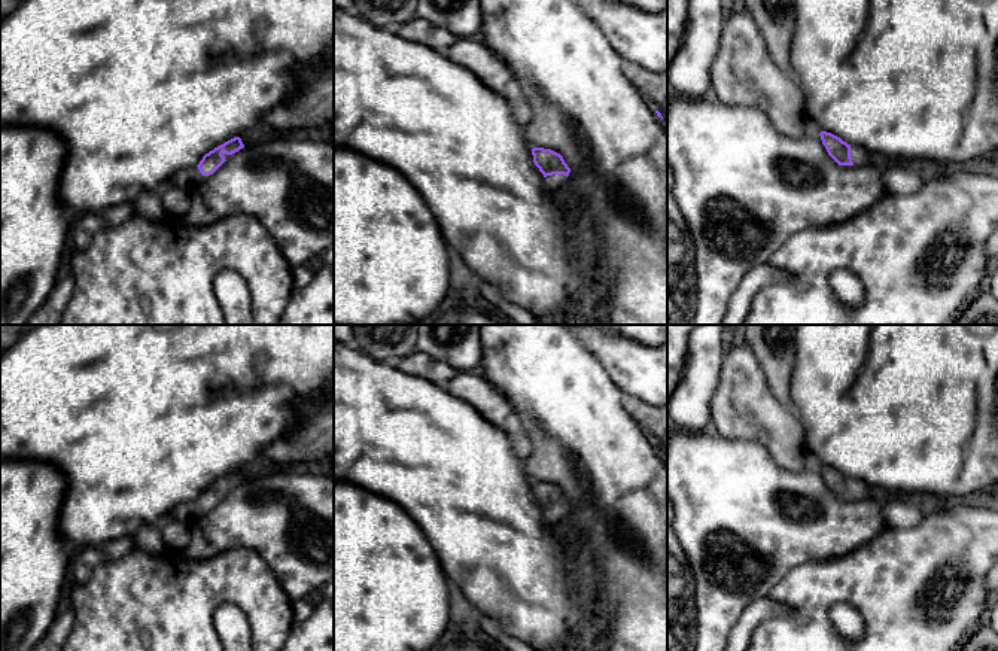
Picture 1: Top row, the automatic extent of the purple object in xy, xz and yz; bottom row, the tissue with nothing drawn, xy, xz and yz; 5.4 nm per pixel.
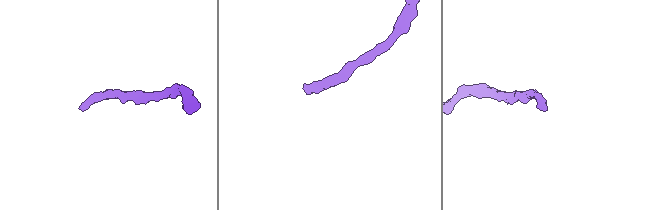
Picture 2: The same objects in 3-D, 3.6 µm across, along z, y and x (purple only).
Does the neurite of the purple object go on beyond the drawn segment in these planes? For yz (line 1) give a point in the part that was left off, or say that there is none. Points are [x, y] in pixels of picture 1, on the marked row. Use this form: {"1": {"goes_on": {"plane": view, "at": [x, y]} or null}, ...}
{"1": {"goes_on": {"plane": "yz", "at": [860, 157]}}}

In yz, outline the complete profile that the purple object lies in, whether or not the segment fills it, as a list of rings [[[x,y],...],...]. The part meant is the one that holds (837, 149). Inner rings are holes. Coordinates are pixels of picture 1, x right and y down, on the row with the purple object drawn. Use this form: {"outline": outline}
{"outline": [[[821,131],[819,133],[822,145],[825,146],[828,155],[839,165],[867,165],[871,164],[873,155],[864,147],[856,145],[848,145],[840,137]]]}

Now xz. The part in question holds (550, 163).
{"outline": [[[533,147],[533,162],[544,174],[544,189],[551,194],[563,192],[570,168],[563,156],[551,149]]]}

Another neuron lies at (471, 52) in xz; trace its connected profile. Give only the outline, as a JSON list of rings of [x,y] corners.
[[[478,36],[459,37],[444,54],[503,97],[514,107],[515,119],[520,124],[526,125],[532,121],[533,110],[521,92],[512,70]]]

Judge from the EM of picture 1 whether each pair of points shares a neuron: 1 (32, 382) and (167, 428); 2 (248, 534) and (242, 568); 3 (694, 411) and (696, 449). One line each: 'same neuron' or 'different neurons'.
1: same neuron
2: different neurons
3: different neurons

